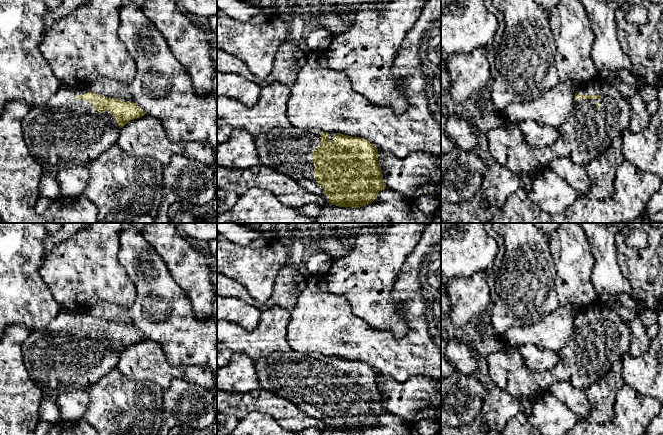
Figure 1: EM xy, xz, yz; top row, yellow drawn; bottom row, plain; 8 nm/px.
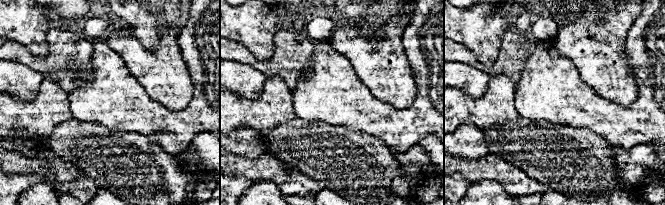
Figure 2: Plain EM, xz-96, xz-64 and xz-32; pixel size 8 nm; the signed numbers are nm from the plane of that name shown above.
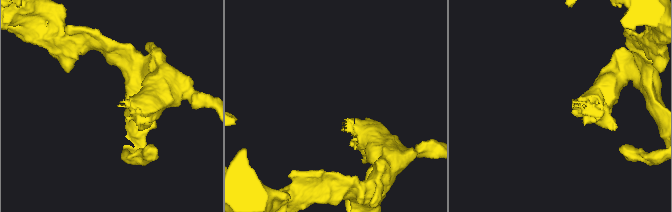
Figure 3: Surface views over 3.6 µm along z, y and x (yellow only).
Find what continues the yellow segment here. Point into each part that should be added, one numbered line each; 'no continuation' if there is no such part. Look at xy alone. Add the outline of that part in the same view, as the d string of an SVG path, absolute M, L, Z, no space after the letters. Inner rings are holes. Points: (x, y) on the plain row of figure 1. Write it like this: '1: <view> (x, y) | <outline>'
1: xy (64, 356) | M86 308L76 311L61 309L53 321L44 328L31 332L22 344L22 358L32 381L46 396L56 399L62 393L87 389L96 384L103 376L113 370L120 356L119 348L112 337L105 334L100 337L93 332L92 325L75 323L77 319L88 316Z

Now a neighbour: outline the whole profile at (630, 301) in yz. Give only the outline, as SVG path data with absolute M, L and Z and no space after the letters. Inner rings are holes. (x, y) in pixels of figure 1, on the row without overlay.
M619 294L614 296L613 302L618 305L623 305L629 309L635 309L639 314L647 309L647 307L640 302L635 295Z

